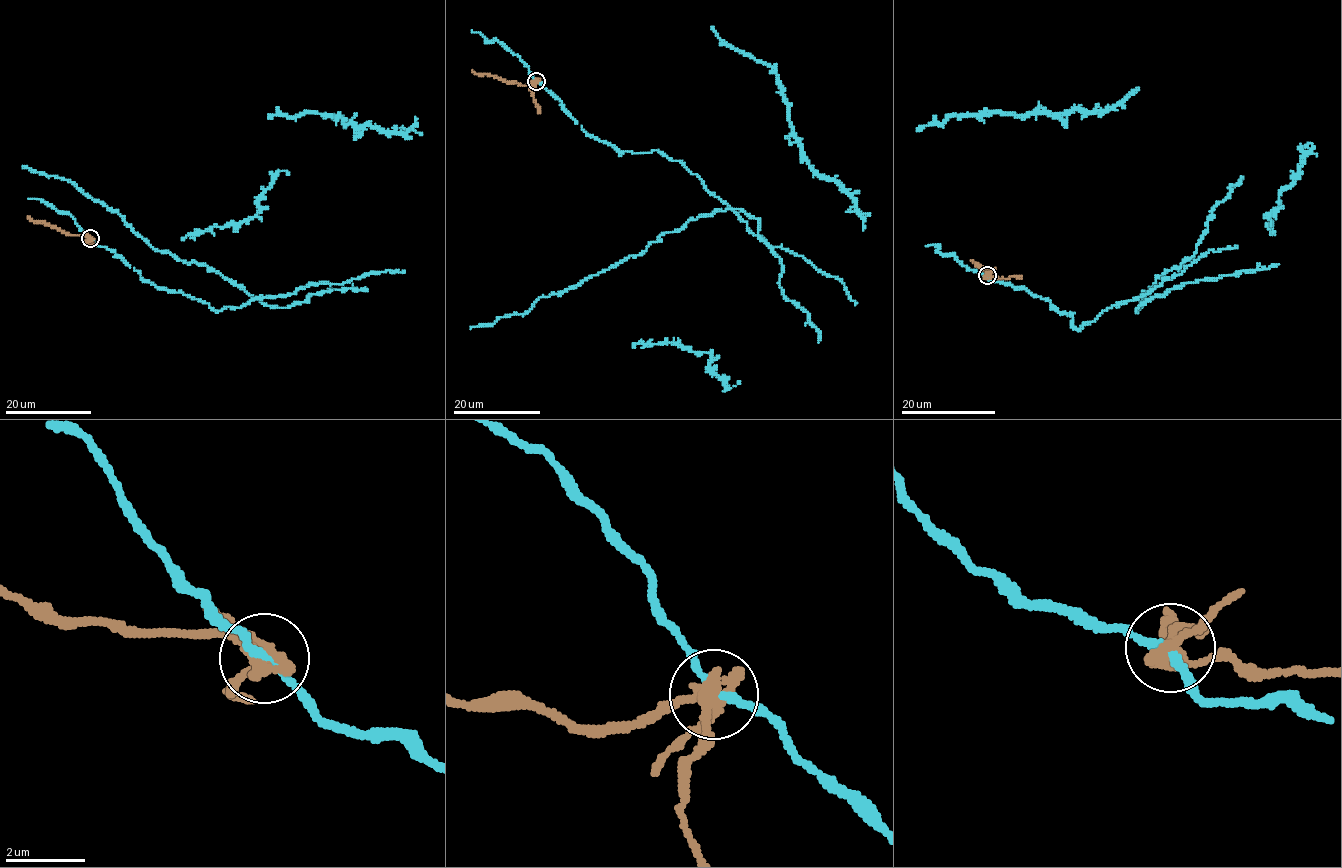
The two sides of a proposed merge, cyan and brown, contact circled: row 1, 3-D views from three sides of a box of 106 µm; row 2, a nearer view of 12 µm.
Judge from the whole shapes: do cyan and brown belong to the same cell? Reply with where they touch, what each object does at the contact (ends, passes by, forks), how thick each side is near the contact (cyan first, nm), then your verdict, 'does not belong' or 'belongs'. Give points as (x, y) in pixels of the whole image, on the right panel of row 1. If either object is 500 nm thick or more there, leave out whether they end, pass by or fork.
place (987, 275); cyan passes by; brown forks; calibres 180 and 300 nm; does not belong

